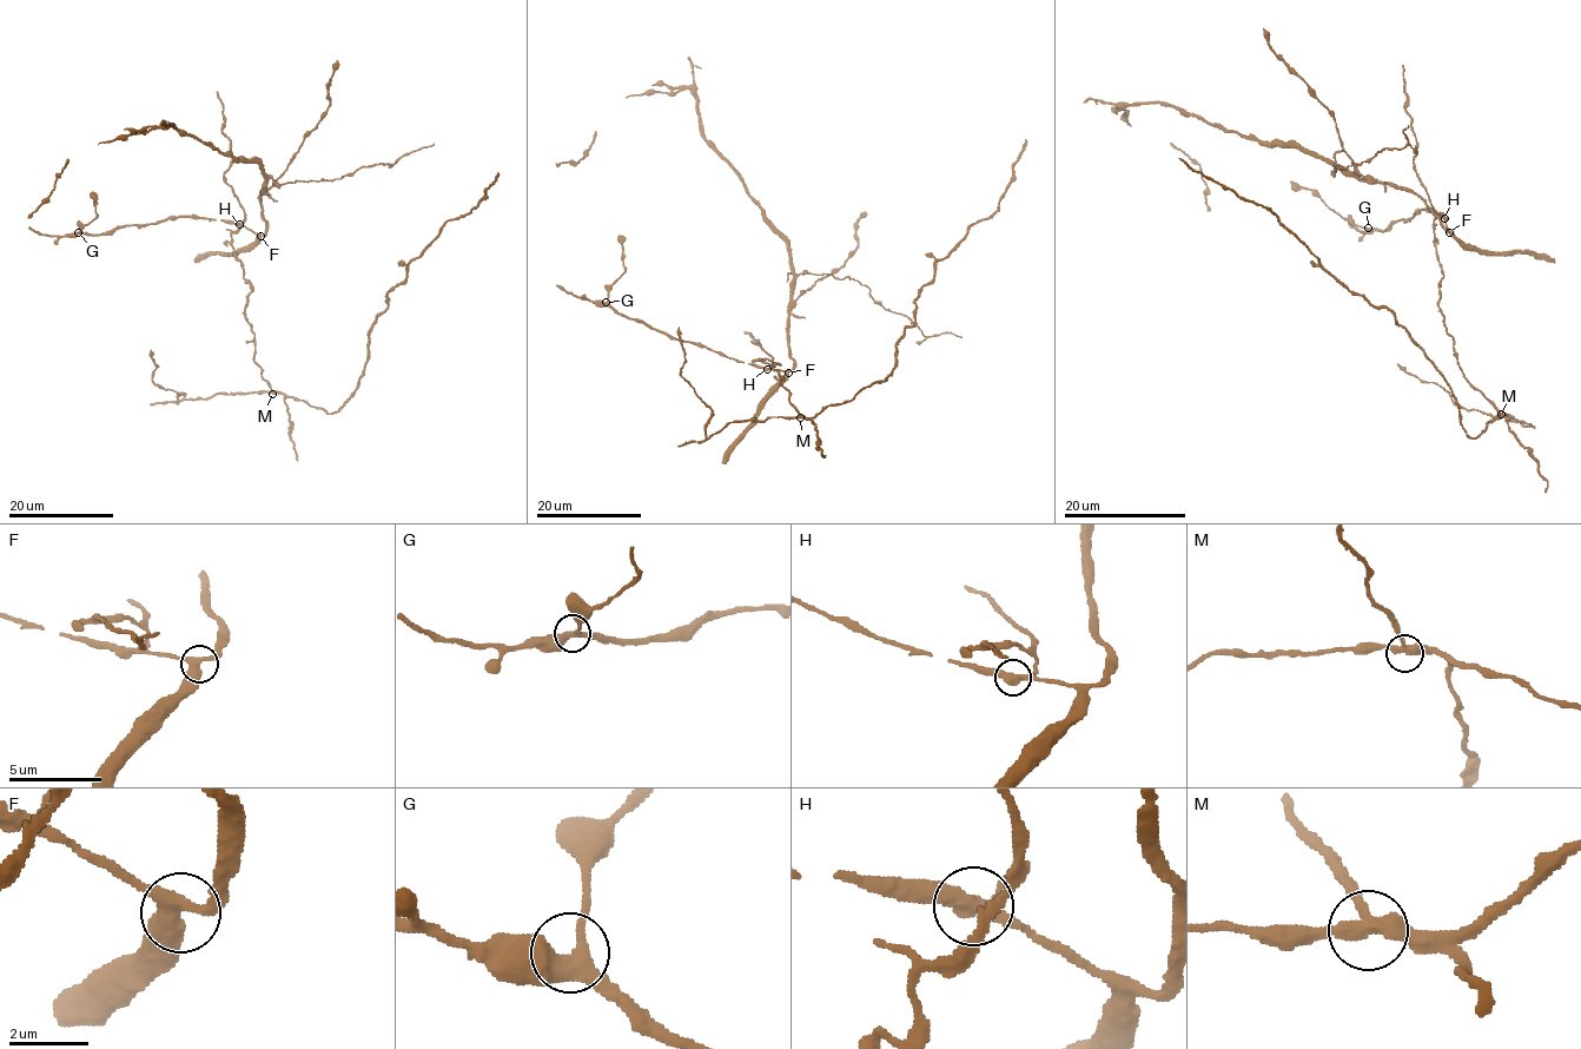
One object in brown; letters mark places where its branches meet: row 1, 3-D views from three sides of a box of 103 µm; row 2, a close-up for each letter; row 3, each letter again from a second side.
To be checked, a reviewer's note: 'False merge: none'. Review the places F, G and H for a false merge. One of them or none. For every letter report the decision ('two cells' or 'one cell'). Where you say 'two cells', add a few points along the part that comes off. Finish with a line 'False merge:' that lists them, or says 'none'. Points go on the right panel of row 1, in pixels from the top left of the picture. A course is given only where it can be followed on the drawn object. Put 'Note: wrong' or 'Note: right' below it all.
F: one cell
G: one cell
H: two cells | (1444, 218), (1443, 324), (1462, 376), (1501, 416), (1470, 437), (1388, 309), (1354, 295), (1271, 211), (1178, 158)
False merge: H
Note: wrong

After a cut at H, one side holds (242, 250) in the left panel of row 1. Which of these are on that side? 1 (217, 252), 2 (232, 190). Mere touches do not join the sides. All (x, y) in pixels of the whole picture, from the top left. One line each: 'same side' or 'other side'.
1: same side
2: other side

